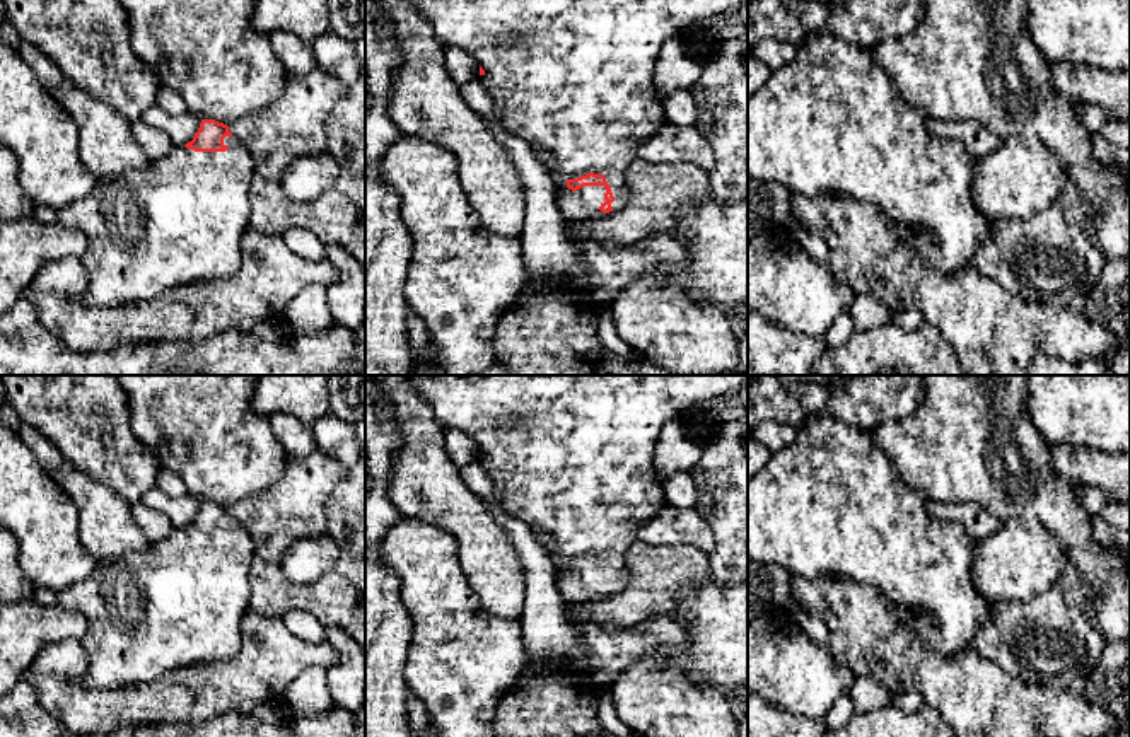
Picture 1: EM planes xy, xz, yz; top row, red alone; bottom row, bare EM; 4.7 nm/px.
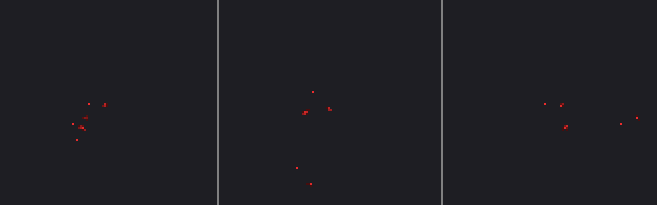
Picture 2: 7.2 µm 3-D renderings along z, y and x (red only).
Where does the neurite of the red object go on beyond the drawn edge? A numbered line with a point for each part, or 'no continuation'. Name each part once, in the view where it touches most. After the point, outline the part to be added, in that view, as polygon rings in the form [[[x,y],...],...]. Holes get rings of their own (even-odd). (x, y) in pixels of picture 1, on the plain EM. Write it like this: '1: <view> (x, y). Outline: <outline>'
1: xz (572, 456). Outline: [[[413,375],[416,394],[434,409],[447,430],[459,430],[485,452],[478,459],[488,474],[502,510],[527,524],[533,532],[553,537],[550,551],[556,587],[567,604],[599,599],[606,583],[604,568],[560,572],[555,556],[565,563],[589,554],[603,556],[611,568],[613,592],[626,585],[626,551],[638,539],[638,529],[667,505],[659,483],[654,454],[664,425],[712,398],[729,396],[748,386],[748,375]]]

